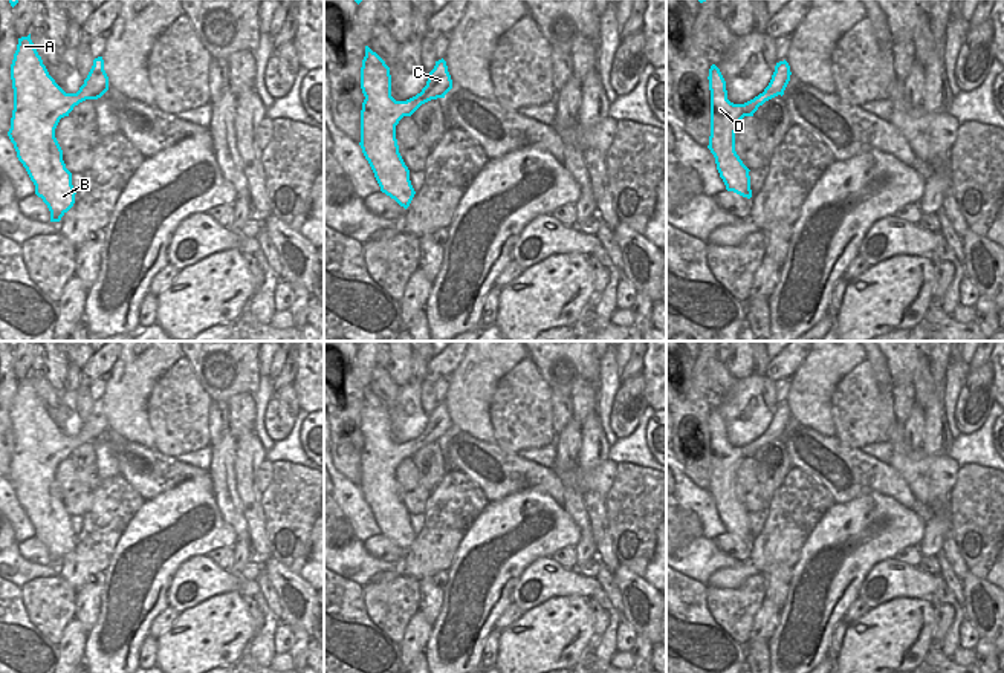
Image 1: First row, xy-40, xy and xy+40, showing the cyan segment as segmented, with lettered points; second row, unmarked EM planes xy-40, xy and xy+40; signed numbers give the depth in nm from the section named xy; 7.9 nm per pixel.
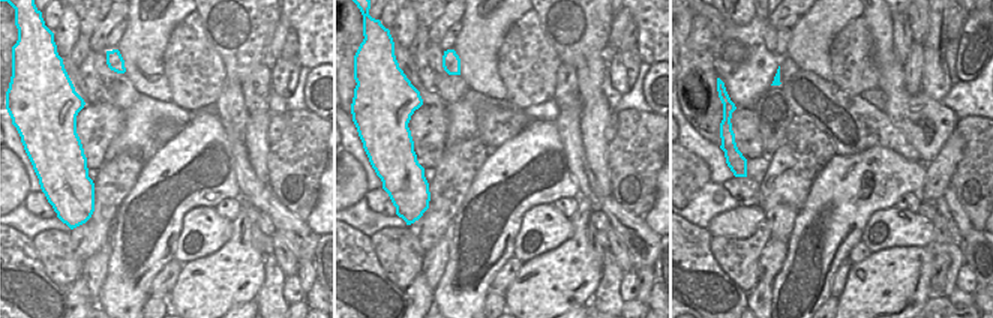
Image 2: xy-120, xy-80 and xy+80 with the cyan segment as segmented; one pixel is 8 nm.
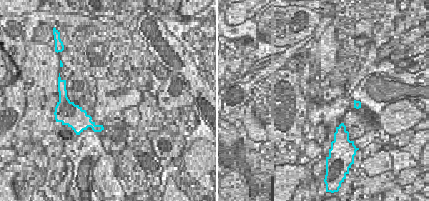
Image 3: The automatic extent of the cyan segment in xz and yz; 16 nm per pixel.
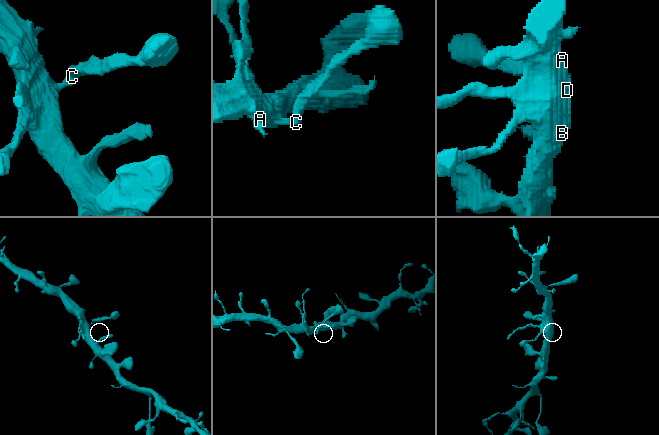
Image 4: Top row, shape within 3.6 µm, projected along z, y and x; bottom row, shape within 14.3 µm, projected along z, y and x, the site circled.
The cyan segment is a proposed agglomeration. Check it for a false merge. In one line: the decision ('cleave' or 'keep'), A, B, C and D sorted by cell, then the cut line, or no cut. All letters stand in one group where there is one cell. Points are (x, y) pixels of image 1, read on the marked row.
keep | A B C D | no cut

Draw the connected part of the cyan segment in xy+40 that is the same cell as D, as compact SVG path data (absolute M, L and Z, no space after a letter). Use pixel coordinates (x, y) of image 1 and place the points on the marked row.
M785 60L776 63L772 80L763 93L744 104L734 104L727 99L726 81L720 69L715 64L711 66L708 76L711 90L711 136L708 148L715 158L717 170L727 191L747 199L752 197L750 170L735 151L735 132L744 116L753 116L766 101L784 95L790 75L790 66Z

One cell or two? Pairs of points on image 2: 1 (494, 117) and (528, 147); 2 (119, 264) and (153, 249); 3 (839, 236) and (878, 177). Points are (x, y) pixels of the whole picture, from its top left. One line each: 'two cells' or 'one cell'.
1: two cells
2: one cell
3: one cell

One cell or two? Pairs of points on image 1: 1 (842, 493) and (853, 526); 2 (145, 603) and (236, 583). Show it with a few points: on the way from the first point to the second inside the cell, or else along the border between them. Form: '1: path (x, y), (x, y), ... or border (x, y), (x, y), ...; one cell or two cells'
1: border (880, 493), (868, 493), (835, 503); two cells
2: border (181, 565), (167, 592), (167, 606); two cells

